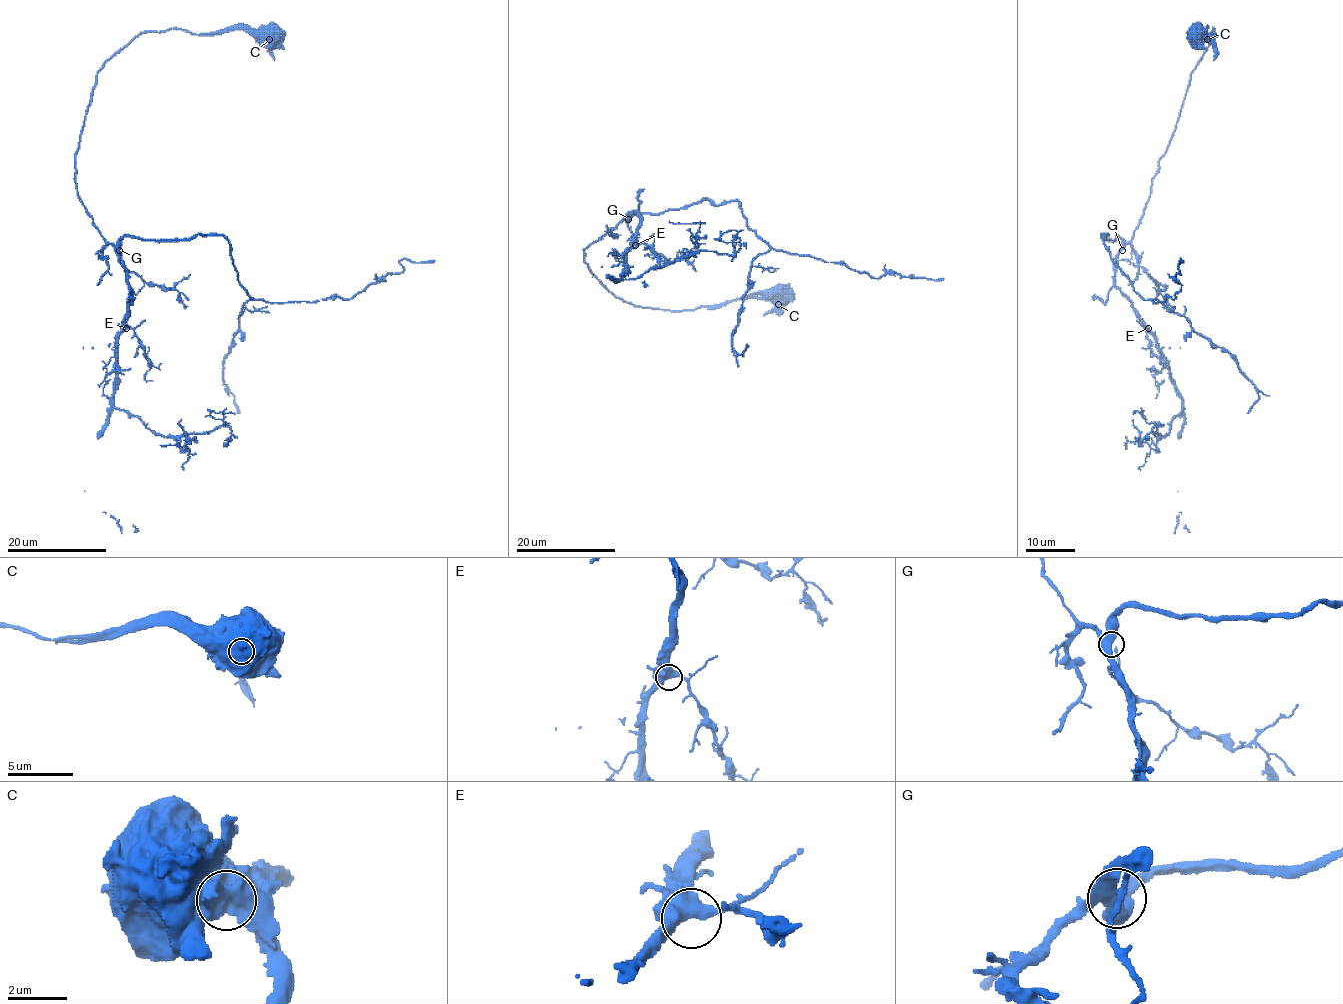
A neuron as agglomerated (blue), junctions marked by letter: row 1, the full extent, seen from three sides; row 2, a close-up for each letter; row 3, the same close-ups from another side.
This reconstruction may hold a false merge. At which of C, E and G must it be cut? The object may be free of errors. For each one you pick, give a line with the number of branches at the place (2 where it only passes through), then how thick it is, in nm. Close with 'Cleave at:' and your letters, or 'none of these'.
C: branches 3; calibre 700 nm
Cleave at: C

